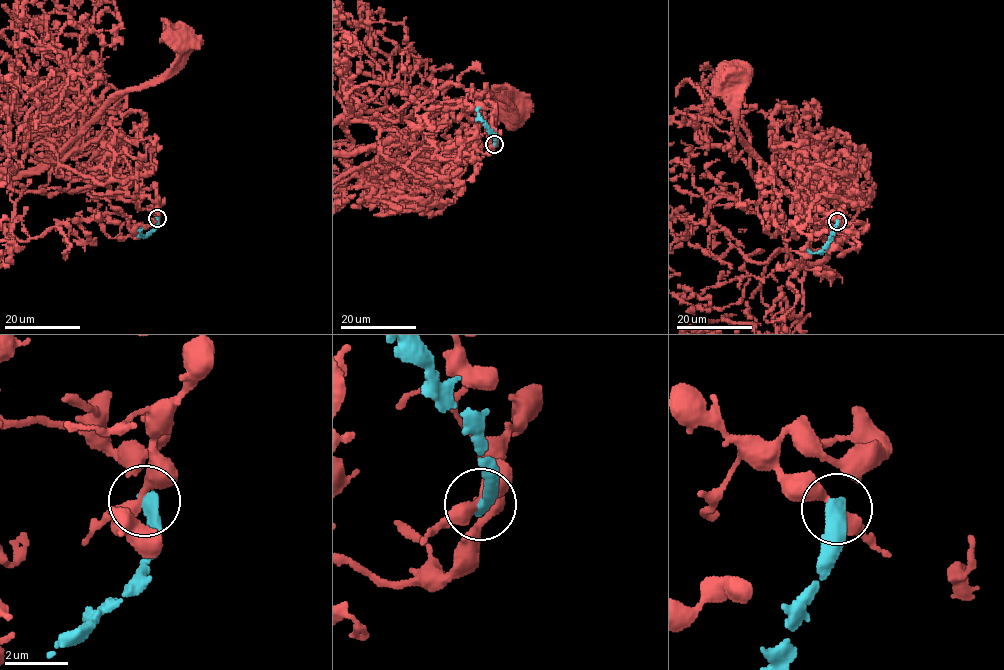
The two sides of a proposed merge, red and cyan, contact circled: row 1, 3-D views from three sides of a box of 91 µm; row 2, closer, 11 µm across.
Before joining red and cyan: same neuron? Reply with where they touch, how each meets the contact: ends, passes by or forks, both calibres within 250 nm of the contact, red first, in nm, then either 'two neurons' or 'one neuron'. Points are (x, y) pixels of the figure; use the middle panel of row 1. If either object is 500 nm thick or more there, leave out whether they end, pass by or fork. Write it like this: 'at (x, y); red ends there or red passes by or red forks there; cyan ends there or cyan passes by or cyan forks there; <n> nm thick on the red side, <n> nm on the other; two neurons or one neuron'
at (494, 144); 360 nm thick on the red side, 500 nm on the other; two neurons

